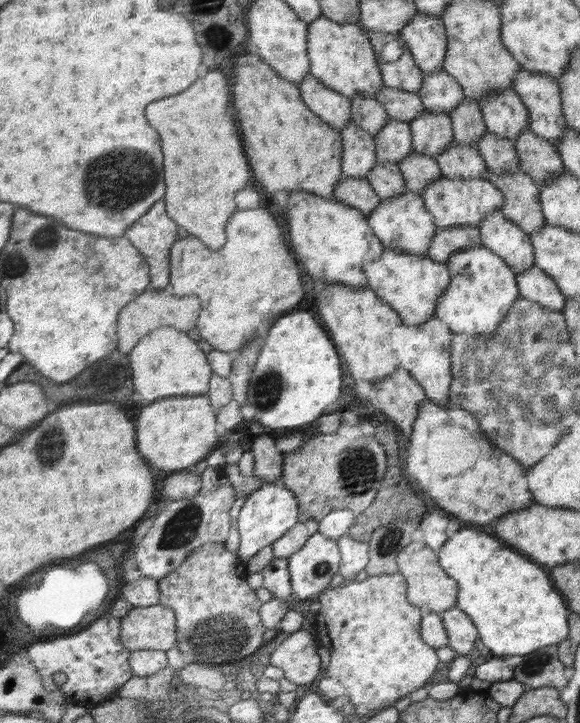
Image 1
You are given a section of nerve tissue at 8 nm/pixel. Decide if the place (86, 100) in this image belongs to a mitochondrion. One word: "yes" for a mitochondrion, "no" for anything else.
no

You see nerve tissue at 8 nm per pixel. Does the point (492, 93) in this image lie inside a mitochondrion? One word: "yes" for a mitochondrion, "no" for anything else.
no

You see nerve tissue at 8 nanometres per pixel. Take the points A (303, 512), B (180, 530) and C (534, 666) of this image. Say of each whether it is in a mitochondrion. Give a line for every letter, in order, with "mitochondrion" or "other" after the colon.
A: other
B: mitochondrion
C: mitochondrion

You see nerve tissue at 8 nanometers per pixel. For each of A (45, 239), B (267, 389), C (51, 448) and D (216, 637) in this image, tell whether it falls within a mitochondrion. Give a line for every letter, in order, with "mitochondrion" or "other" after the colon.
A: mitochondrion
B: mitochondrion
C: mitochondrion
D: mitochondrion

